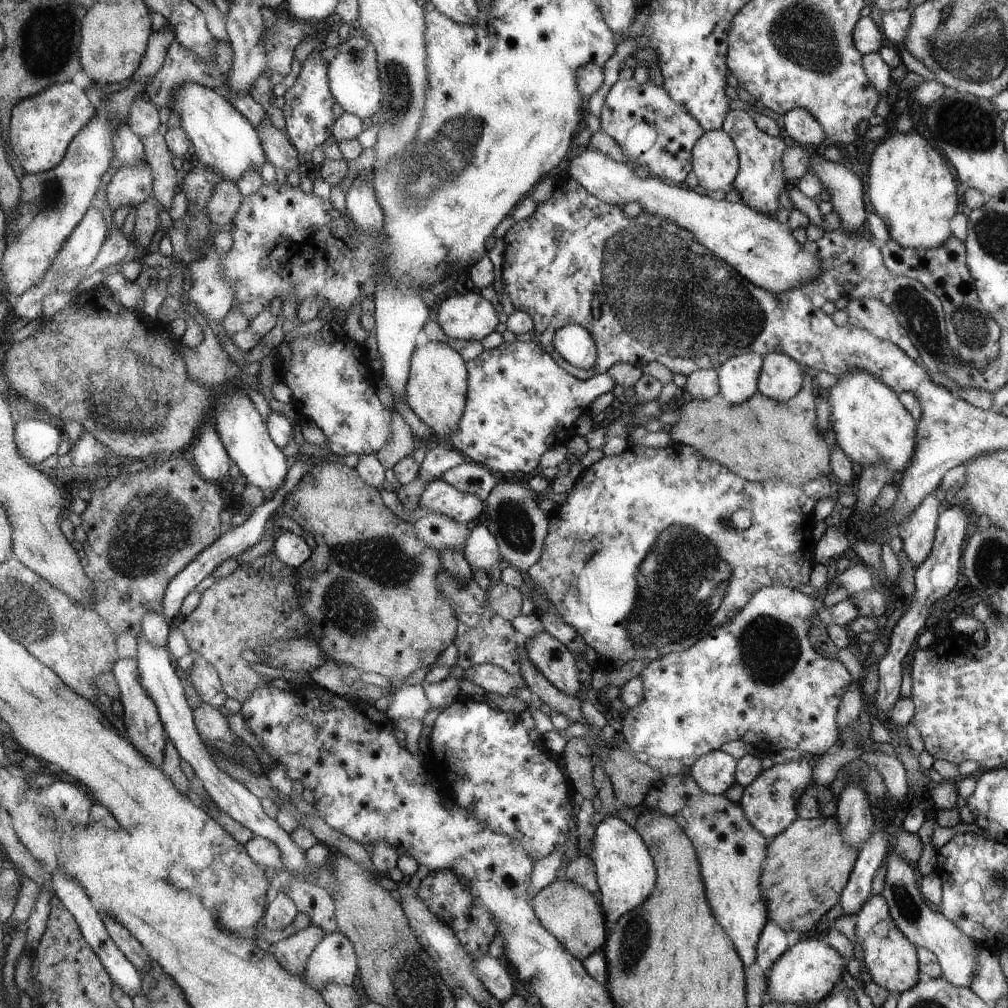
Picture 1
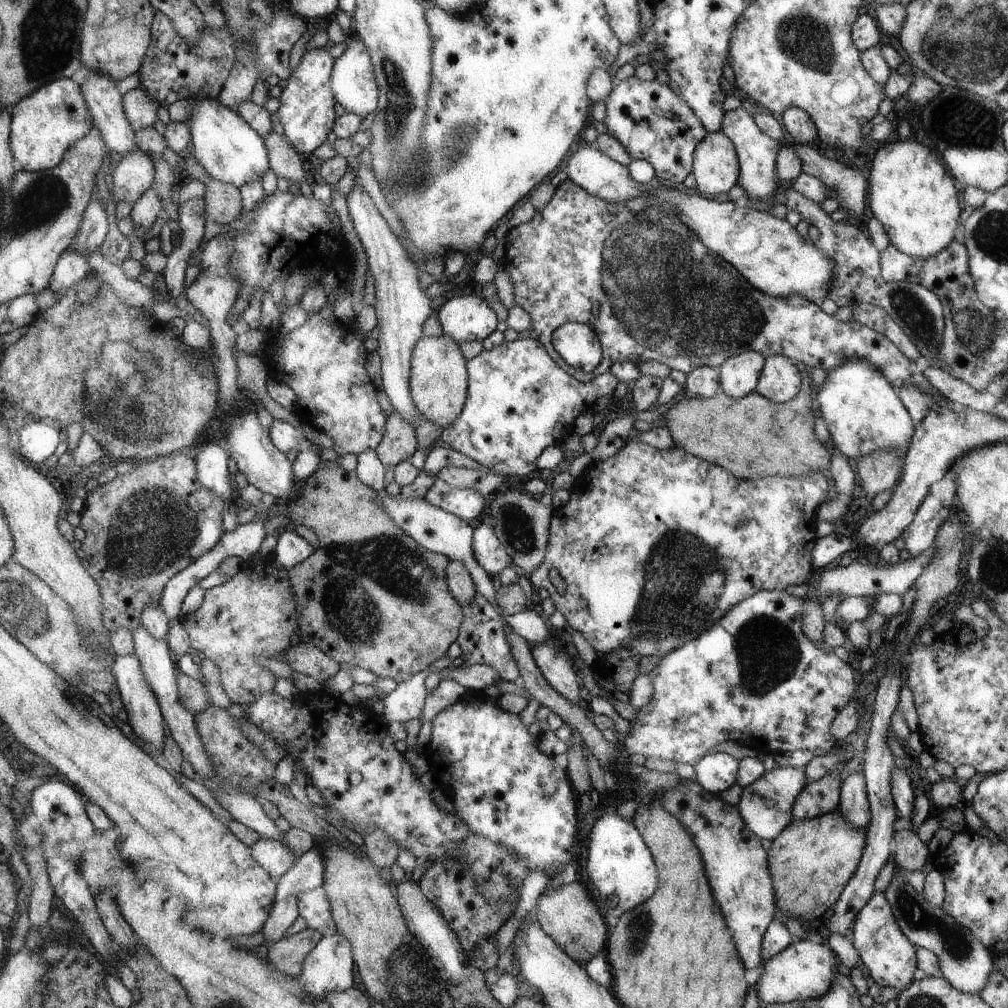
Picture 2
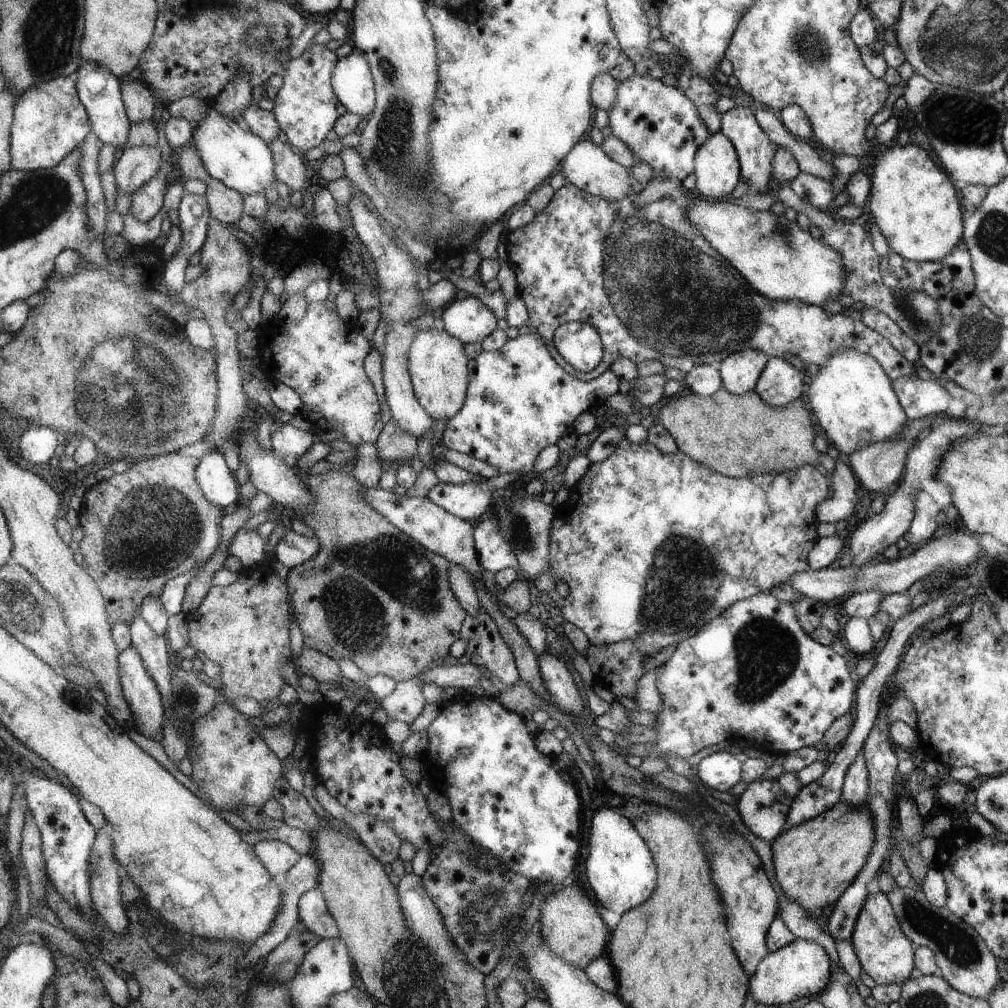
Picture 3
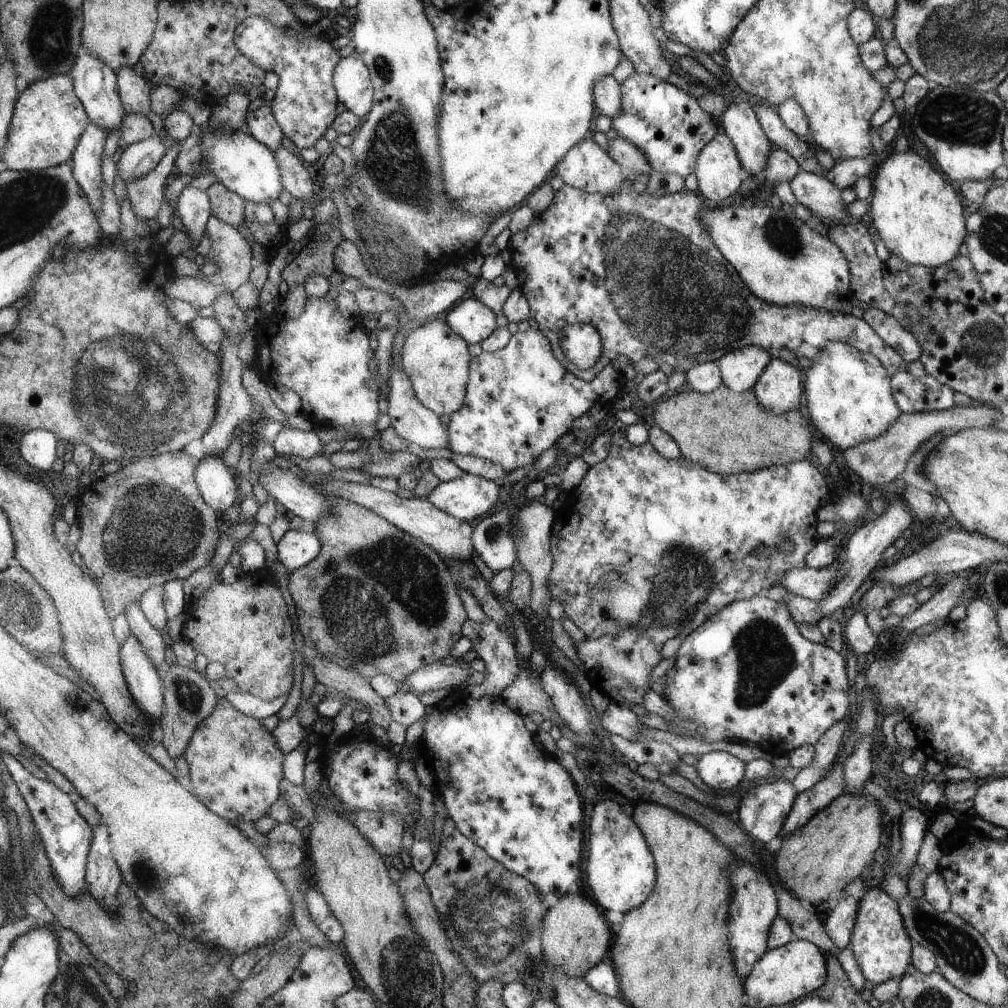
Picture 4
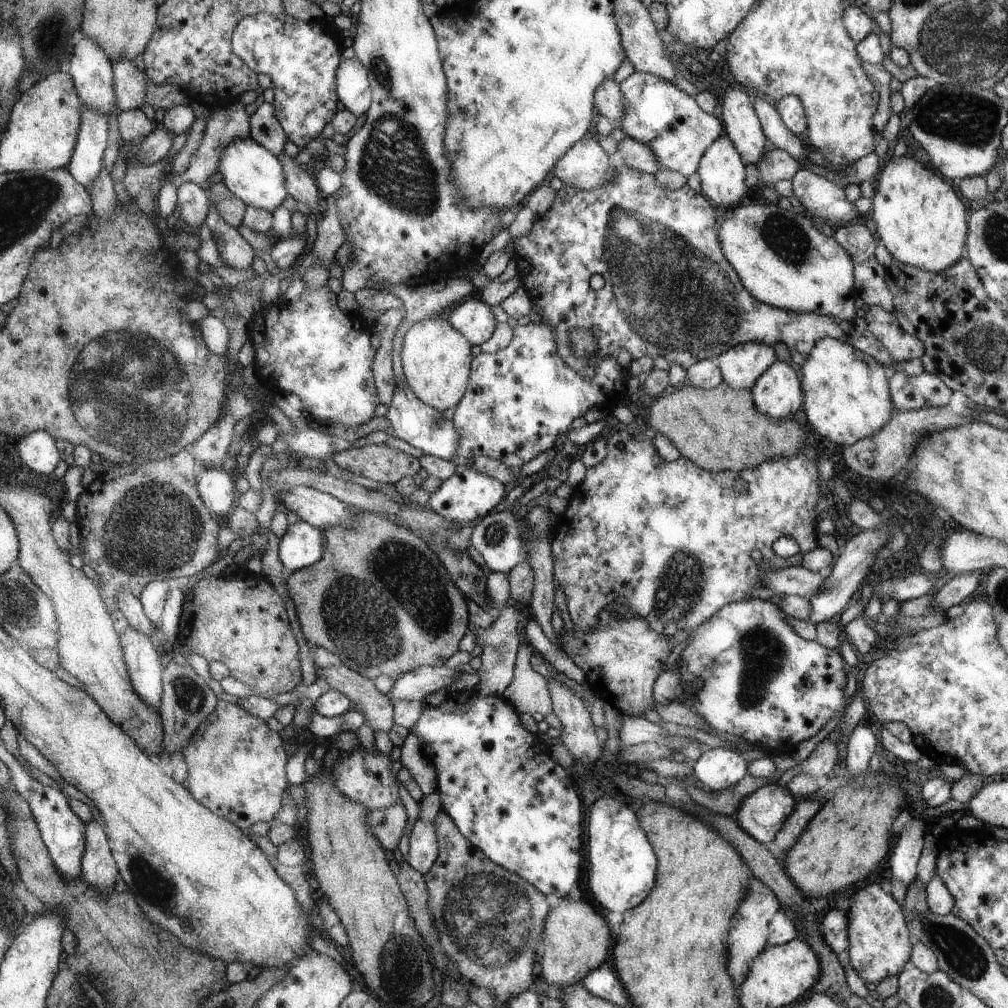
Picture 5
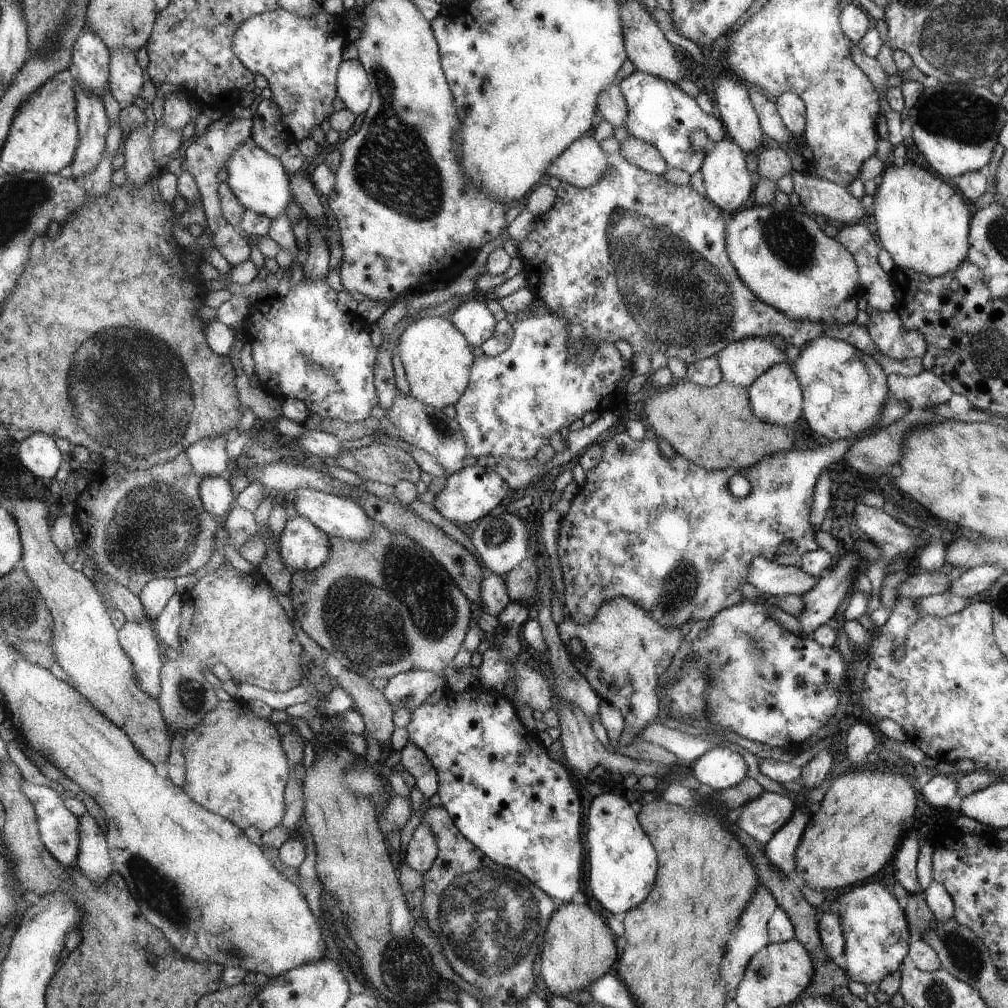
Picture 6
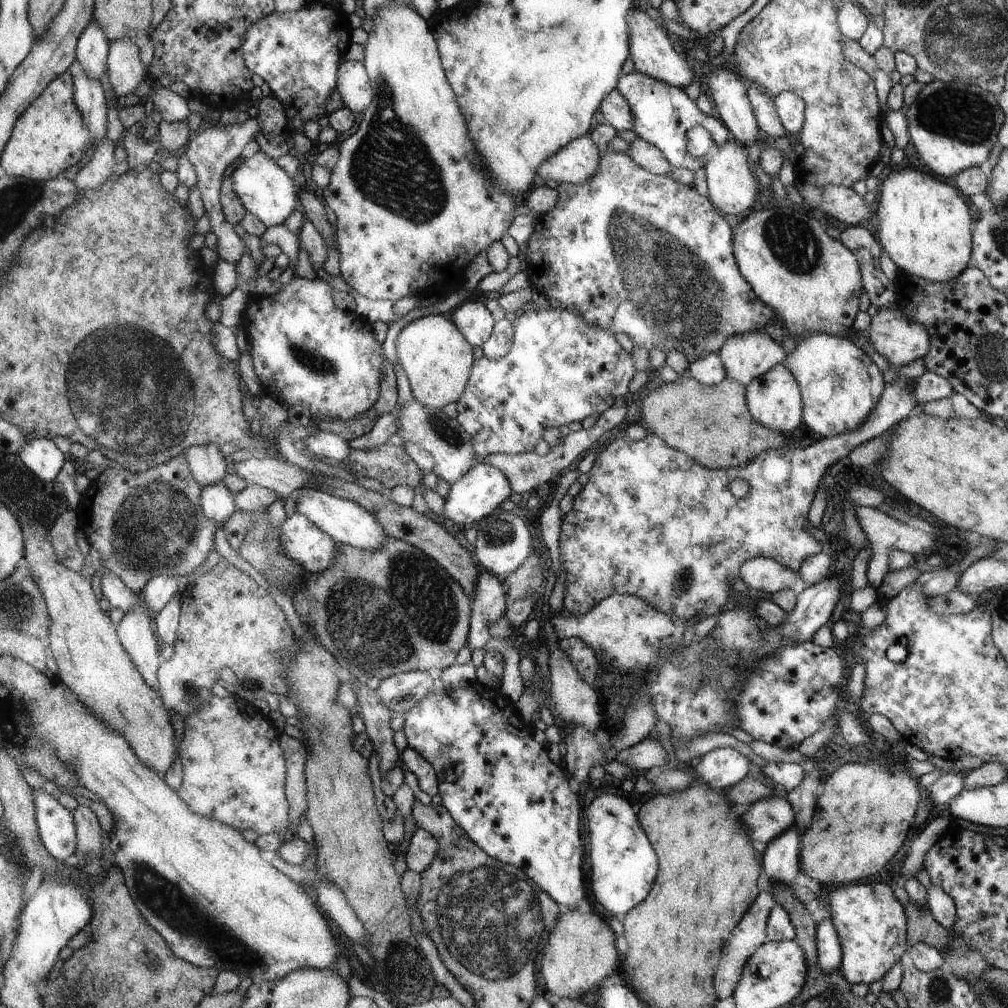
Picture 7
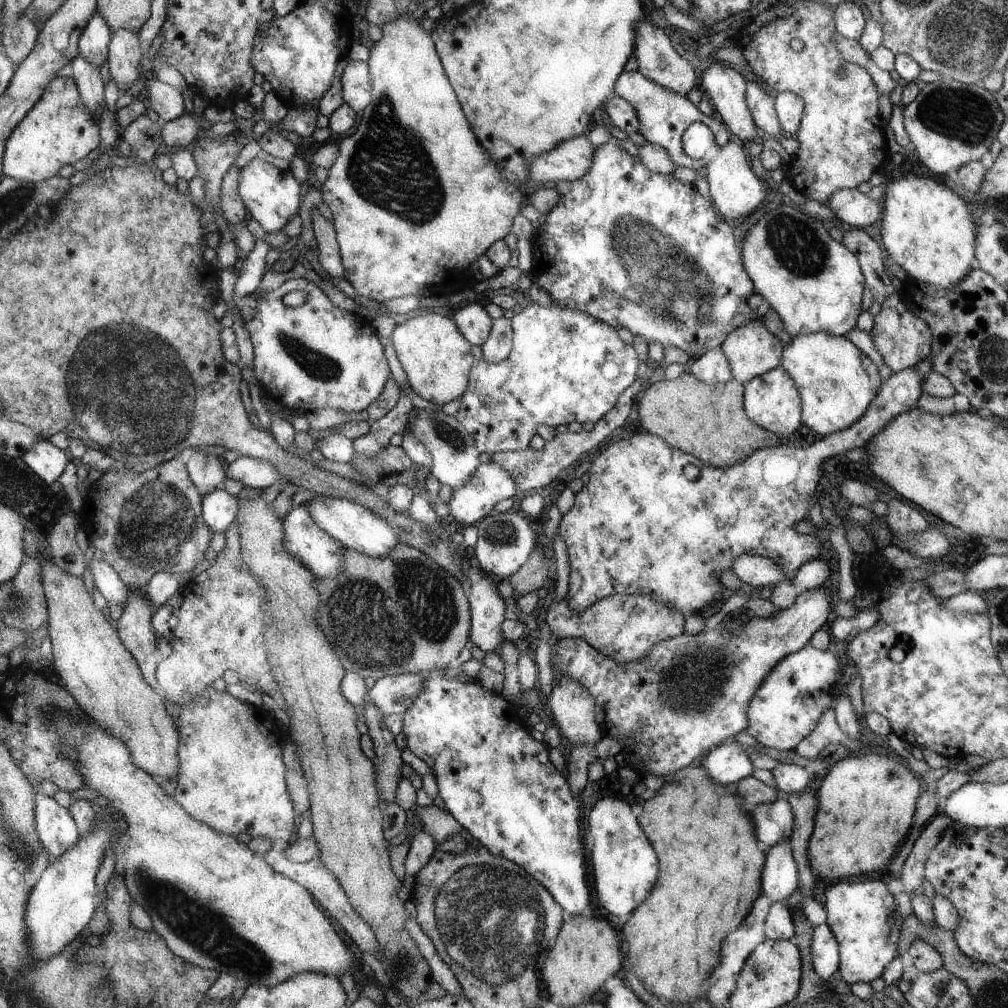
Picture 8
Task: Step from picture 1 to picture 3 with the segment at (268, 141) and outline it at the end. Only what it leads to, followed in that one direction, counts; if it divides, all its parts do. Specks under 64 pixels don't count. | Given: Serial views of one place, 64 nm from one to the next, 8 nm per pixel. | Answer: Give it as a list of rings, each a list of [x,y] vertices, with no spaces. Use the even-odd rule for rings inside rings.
[[[276,138],[268,144],[276,160],[277,180],[286,184],[292,191],[314,190],[306,177],[306,162],[292,150],[292,147]]]

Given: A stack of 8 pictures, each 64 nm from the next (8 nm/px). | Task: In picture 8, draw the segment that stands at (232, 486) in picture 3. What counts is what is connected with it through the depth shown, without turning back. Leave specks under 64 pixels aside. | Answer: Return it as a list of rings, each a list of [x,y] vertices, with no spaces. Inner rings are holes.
[[[219,488],[203,496],[201,514],[207,528],[214,533],[225,533],[237,521],[240,513],[237,498]]]

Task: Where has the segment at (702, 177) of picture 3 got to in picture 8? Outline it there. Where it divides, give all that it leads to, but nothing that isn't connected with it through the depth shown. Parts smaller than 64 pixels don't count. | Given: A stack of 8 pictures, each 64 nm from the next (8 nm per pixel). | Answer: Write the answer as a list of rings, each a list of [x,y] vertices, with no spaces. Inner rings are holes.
[[[731,140],[729,145],[722,147],[718,155],[706,165],[704,175],[704,182],[710,187],[710,198],[713,199],[714,207],[728,222],[734,219],[746,219],[746,216],[751,216],[752,212],[764,203],[767,184],[752,172],[742,144],[736,144]]]

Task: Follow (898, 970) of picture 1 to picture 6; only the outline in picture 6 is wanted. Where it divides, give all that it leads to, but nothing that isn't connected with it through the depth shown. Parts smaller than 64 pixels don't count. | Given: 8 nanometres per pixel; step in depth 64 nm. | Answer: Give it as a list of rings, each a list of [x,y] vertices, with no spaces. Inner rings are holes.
[[[882,884],[850,886],[838,896],[842,910],[838,912],[845,941],[846,973],[855,982],[867,986],[879,984],[884,978],[898,971],[908,953],[908,924],[904,910],[896,898]]]

